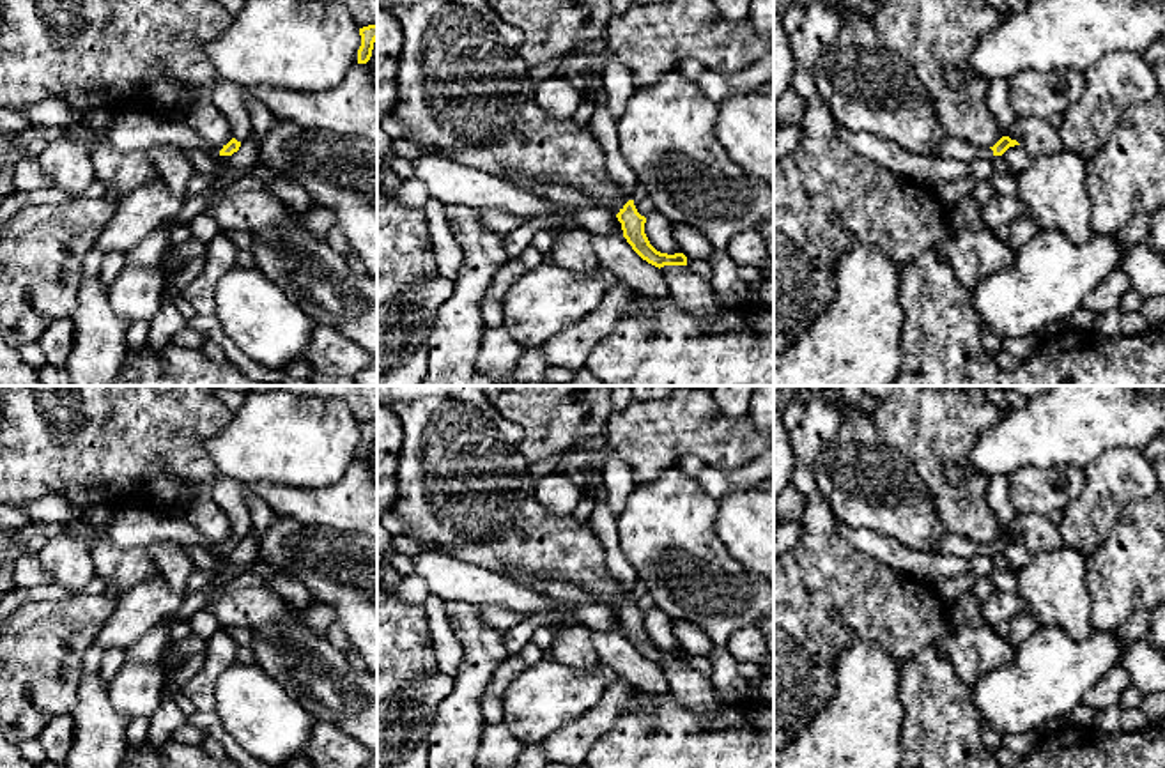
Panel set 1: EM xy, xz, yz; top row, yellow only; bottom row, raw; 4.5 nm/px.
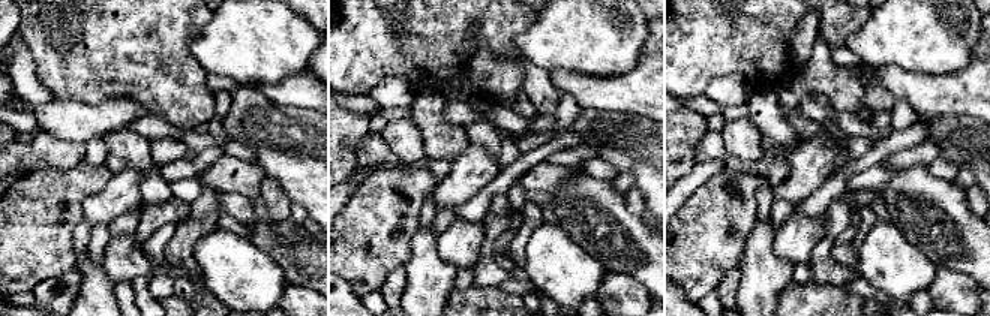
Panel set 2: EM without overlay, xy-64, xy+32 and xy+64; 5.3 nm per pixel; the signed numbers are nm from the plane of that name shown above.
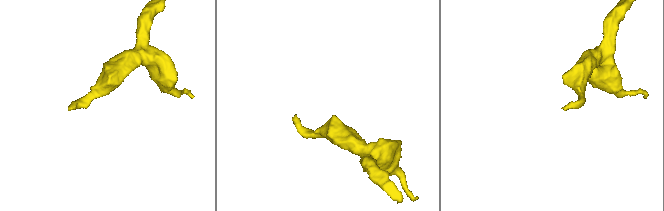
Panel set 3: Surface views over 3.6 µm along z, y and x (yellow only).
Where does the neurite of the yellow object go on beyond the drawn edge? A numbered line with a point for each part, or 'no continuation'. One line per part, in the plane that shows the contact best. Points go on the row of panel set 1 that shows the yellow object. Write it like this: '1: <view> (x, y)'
no continuation

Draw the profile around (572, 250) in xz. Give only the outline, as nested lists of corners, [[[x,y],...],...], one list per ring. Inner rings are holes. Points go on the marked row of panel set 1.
[[[570,225],[554,235],[552,264],[577,274],[590,278],[600,267],[591,244],[593,234],[590,230]]]

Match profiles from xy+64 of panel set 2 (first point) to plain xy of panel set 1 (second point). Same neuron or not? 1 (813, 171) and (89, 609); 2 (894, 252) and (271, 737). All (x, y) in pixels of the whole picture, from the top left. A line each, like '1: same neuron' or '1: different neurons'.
1: different neurons
2: same neuron

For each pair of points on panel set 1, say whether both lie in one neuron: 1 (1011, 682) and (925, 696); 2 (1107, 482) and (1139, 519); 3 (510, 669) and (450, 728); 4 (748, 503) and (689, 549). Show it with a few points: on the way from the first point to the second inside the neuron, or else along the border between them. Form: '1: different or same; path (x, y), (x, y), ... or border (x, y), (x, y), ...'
1: different; border (1006, 664), (985, 673), (971, 694), (979, 724)
2: different; border (1146, 498), (1135, 499), (1126, 508), (1105, 542)
3: different; border (500, 662), (493, 669), (480, 699), (484, 724)
4: different; border (717, 499), (716, 535), (740, 561)

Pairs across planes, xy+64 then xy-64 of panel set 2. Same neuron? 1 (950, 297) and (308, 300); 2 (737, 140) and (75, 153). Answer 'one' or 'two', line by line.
1: one
2: one

